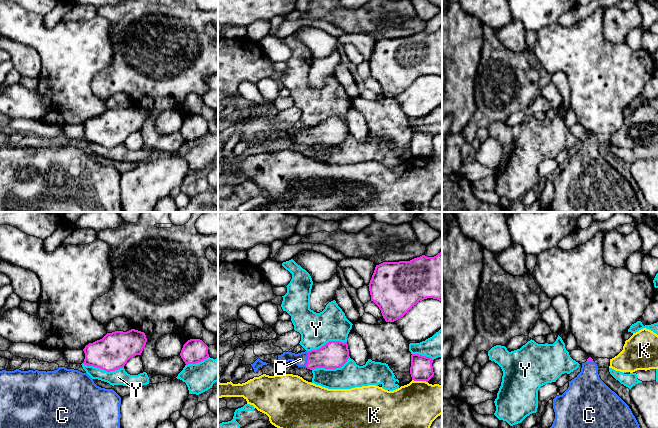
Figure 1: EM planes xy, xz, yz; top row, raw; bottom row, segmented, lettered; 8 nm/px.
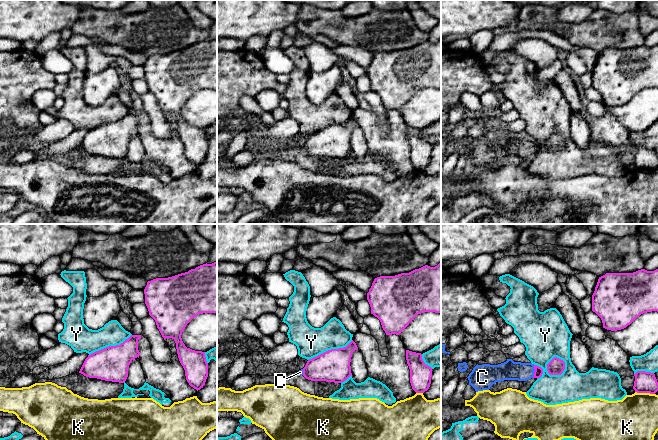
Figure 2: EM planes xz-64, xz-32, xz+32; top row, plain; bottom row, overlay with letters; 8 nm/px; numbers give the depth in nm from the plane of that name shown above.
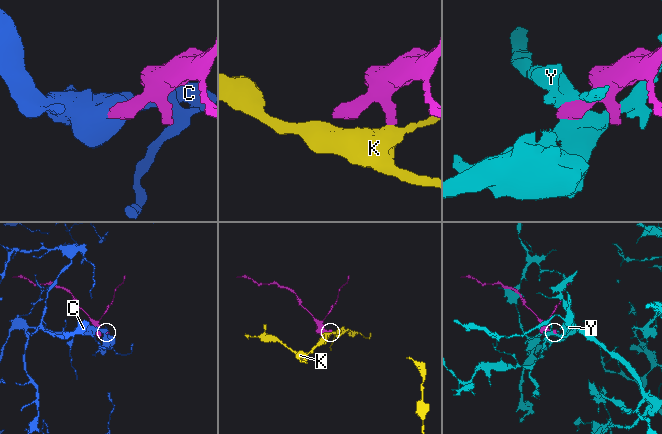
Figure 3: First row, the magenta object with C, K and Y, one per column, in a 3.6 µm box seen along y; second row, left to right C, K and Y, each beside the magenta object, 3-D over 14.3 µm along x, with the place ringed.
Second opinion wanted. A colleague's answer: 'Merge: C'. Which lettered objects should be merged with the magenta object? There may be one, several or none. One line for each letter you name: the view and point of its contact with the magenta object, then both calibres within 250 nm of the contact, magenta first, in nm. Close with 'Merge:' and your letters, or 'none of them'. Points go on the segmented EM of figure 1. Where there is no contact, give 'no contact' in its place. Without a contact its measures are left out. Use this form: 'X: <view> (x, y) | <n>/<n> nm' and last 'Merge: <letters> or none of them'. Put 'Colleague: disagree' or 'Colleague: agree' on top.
Colleague: agree
C: xz (307, 359) | 220/110 nm
Merge: C

